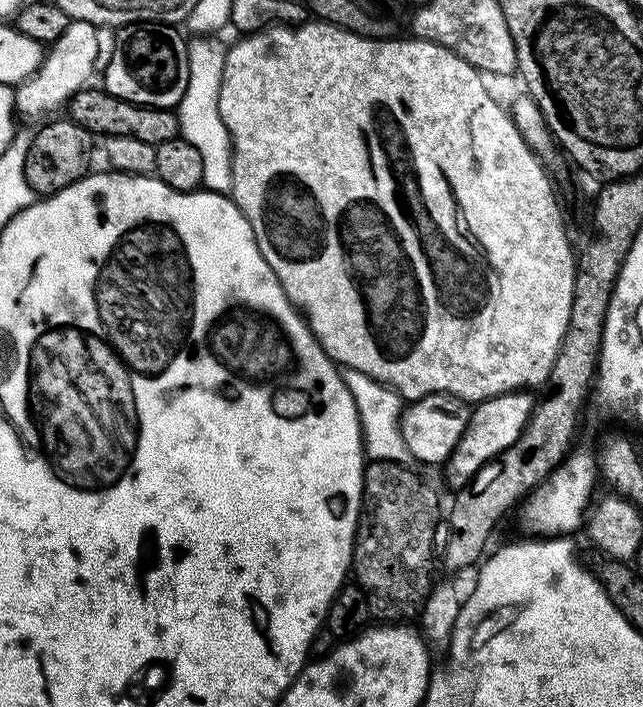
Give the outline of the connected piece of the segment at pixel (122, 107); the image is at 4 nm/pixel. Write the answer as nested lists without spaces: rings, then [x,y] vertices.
[[[83,87],[72,99],[68,100],[66,112],[75,124],[80,124],[97,137],[125,136],[126,138],[138,138],[138,142],[158,145],[177,139],[181,135],[179,118],[173,109],[126,102],[99,87],[96,87],[97,89],[92,87]]]

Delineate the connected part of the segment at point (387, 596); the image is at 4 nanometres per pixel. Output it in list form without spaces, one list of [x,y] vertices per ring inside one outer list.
[[[391,460],[371,461],[364,469],[364,502],[360,506],[360,525],[356,527],[356,545],[352,551],[351,571],[355,583],[364,591],[368,611],[380,622],[412,622],[419,617],[432,591],[434,526],[442,519],[442,504],[436,492],[416,472]]]

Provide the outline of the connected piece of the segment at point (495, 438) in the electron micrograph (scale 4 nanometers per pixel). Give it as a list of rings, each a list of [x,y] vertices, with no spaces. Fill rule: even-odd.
[[[527,391],[507,392],[489,400],[481,400],[471,409],[468,418],[468,428],[462,434],[458,446],[448,455],[442,465],[444,480],[452,487],[459,490],[468,487],[468,484],[482,470],[482,466],[489,464],[495,456],[502,454],[522,434],[526,422],[532,413],[533,397]]]

